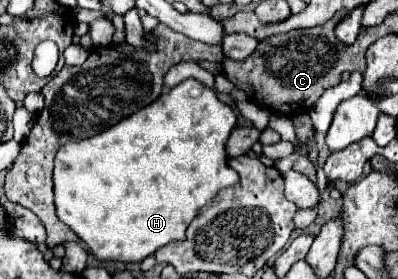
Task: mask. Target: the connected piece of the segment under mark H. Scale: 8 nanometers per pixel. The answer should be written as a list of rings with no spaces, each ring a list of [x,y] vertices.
[[[196,78],[180,82],[120,124],[114,124],[92,138],[64,144],[58,150],[54,166],[58,218],[68,224],[88,246],[88,252],[100,260],[142,262],[168,242],[184,240],[186,228],[200,208],[212,202],[220,190],[240,182],[236,170],[228,166],[226,152],[228,138],[236,124],[236,112],[226,102],[220,102],[212,88]]]

